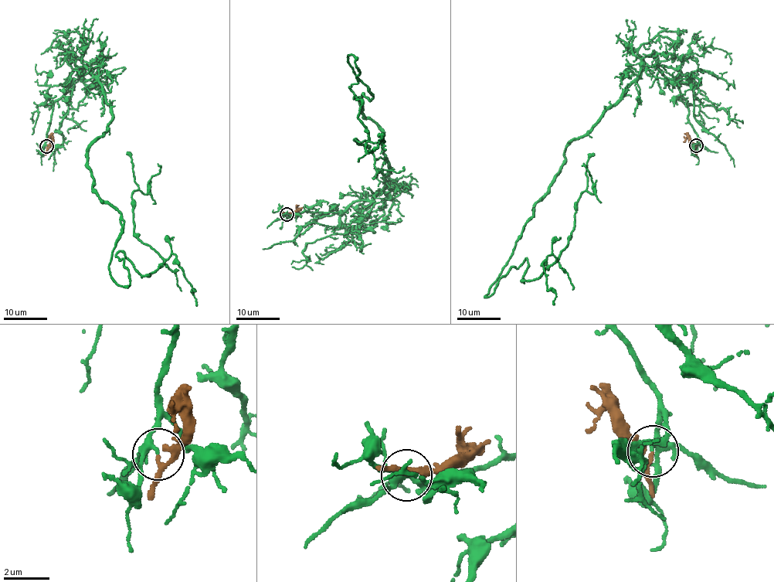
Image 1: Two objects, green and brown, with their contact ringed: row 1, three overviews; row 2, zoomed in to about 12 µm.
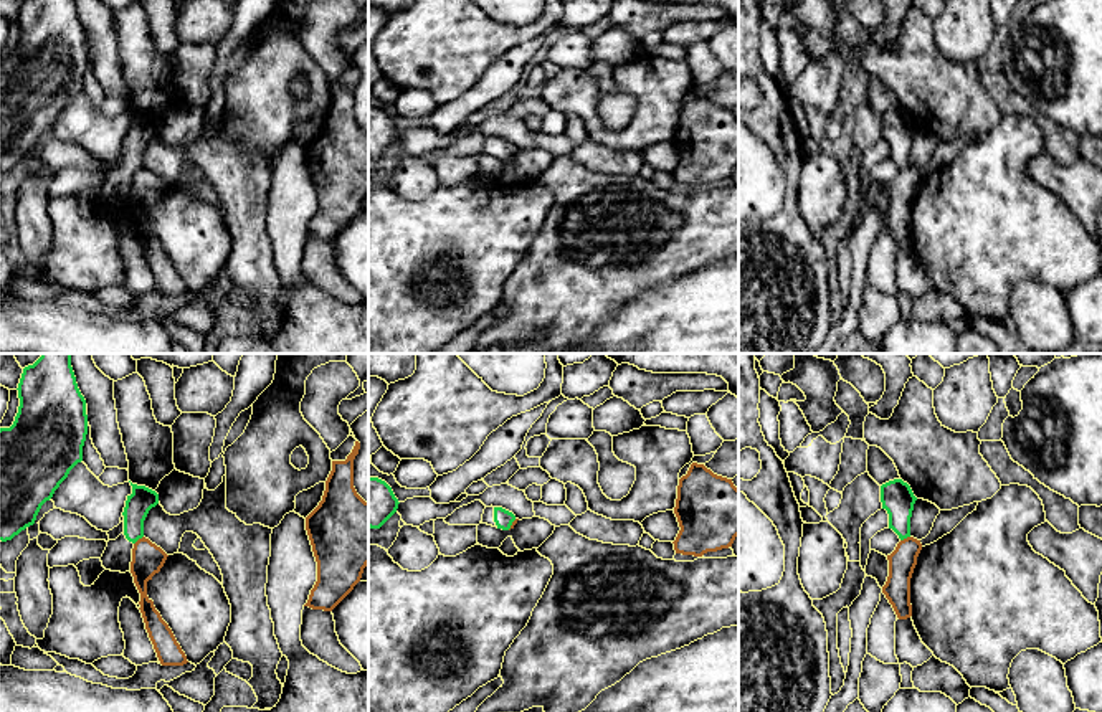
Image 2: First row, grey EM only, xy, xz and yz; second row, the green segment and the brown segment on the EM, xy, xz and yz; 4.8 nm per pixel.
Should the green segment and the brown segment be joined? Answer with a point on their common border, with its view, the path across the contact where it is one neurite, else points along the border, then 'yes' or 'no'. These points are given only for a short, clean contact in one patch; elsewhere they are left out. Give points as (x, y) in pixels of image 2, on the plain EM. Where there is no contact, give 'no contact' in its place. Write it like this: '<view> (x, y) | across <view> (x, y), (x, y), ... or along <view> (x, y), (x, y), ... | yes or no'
xy (137, 169) | along xy (142, 166), (134, 174) | no

